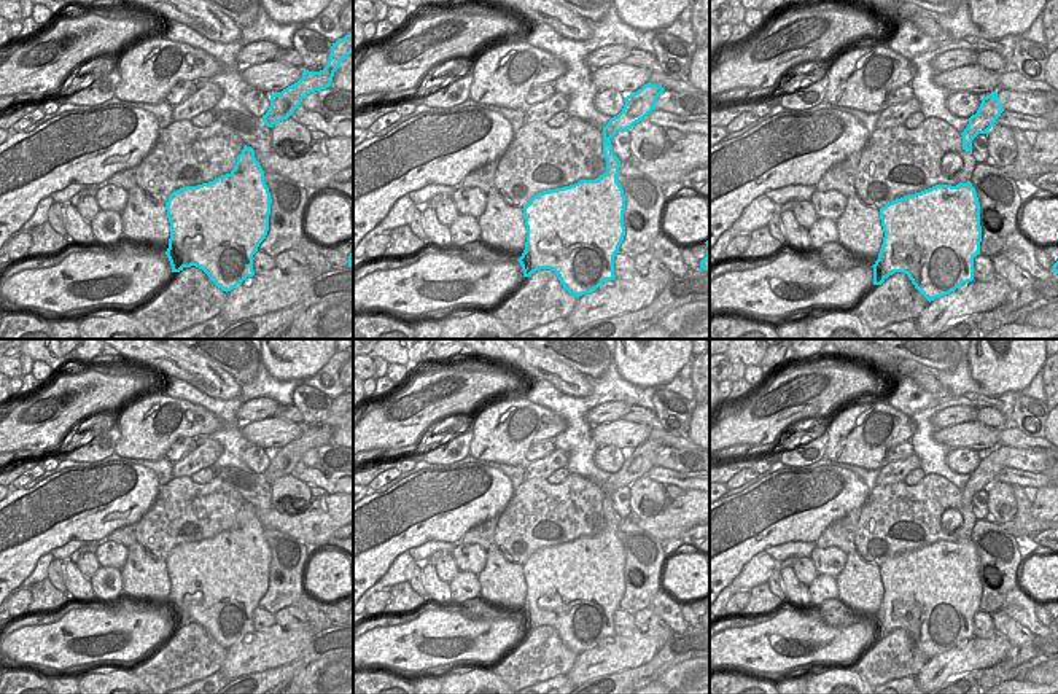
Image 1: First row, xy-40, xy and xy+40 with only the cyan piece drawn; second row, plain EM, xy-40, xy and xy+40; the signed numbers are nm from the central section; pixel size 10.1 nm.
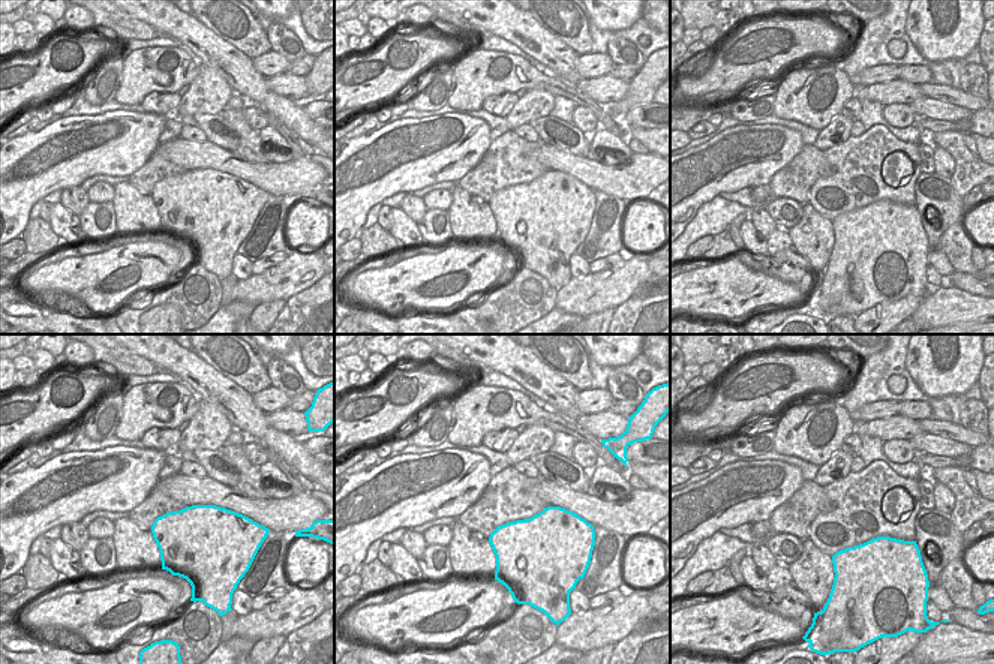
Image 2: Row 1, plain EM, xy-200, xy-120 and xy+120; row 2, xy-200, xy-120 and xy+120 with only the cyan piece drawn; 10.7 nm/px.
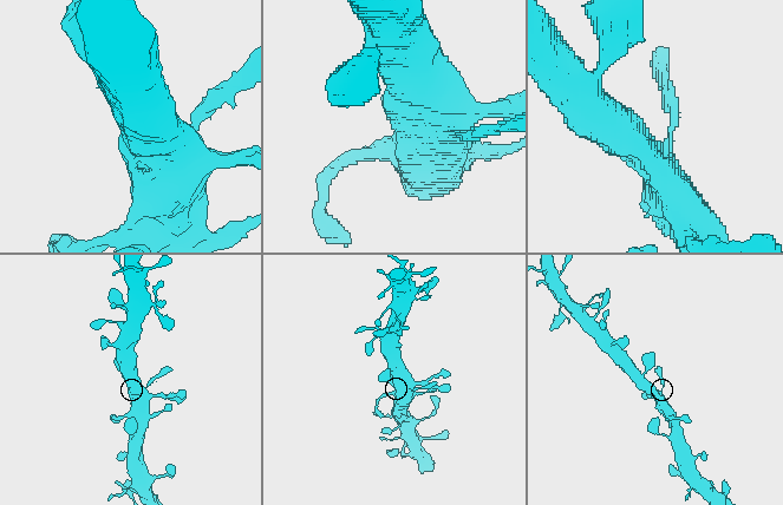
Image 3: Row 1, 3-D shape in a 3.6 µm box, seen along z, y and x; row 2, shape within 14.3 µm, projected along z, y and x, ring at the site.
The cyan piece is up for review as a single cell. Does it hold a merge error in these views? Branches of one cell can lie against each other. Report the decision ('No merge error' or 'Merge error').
No merge error

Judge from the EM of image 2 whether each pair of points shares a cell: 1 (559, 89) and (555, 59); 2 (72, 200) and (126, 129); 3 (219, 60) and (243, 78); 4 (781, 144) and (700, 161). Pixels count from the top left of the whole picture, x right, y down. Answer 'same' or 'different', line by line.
1: different
2: different
3: same
4: same

